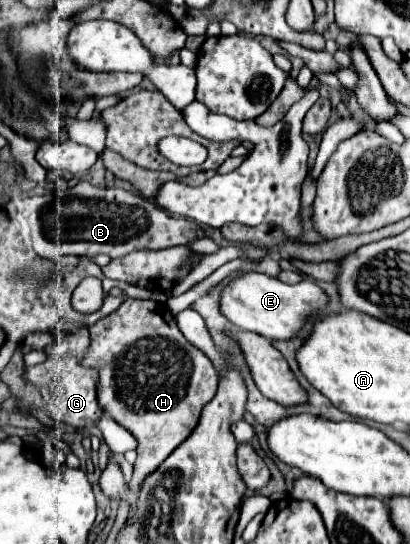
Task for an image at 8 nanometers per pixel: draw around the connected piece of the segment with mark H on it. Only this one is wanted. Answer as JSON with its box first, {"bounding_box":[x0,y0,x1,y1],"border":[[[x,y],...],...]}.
{"bounding_box":[84,299,218,493],"border":[[[124,299],[120,309],[106,319],[100,319],[100,323],[90,329],[90,337],[92,345],[84,357],[84,365],[96,367],[100,373],[100,405],[112,415],[114,421],[124,425],[138,439],[138,459],[134,463],[130,489],[140,493],[144,479],[154,473],[196,427],[202,407],[216,395],[218,375],[212,361],[200,349],[188,343],[168,307],[158,301]]]}

